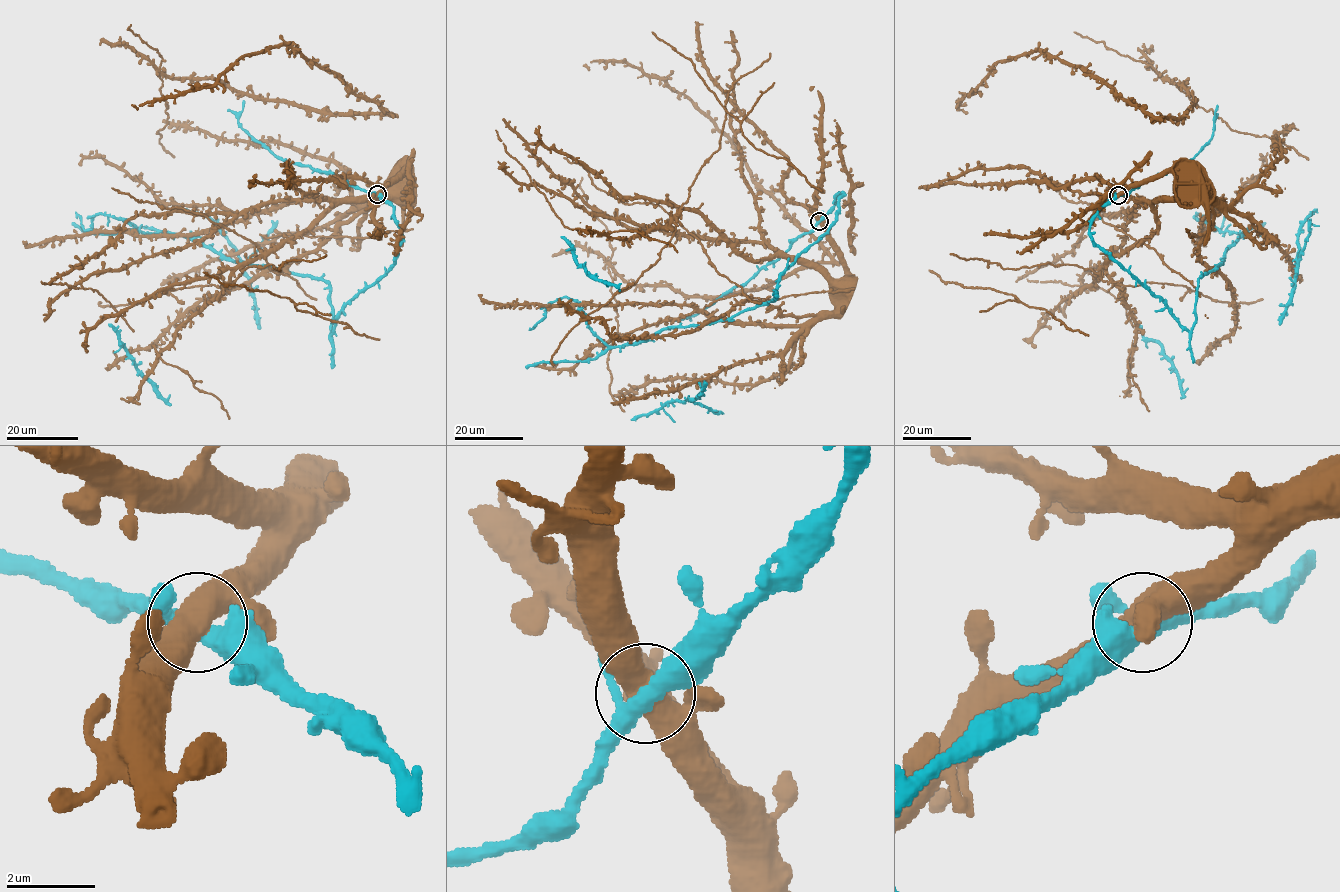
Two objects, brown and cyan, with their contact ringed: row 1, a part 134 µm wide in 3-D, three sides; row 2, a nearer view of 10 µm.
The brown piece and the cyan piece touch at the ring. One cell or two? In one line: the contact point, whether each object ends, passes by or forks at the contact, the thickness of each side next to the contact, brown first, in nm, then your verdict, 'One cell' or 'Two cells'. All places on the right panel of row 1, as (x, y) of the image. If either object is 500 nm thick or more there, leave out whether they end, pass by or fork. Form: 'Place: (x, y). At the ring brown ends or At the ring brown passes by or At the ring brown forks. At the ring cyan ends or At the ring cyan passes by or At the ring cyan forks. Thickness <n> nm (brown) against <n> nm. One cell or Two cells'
Place: (1118, 195). Thickness 550 nm (brown) against 360 nm. Two cells

